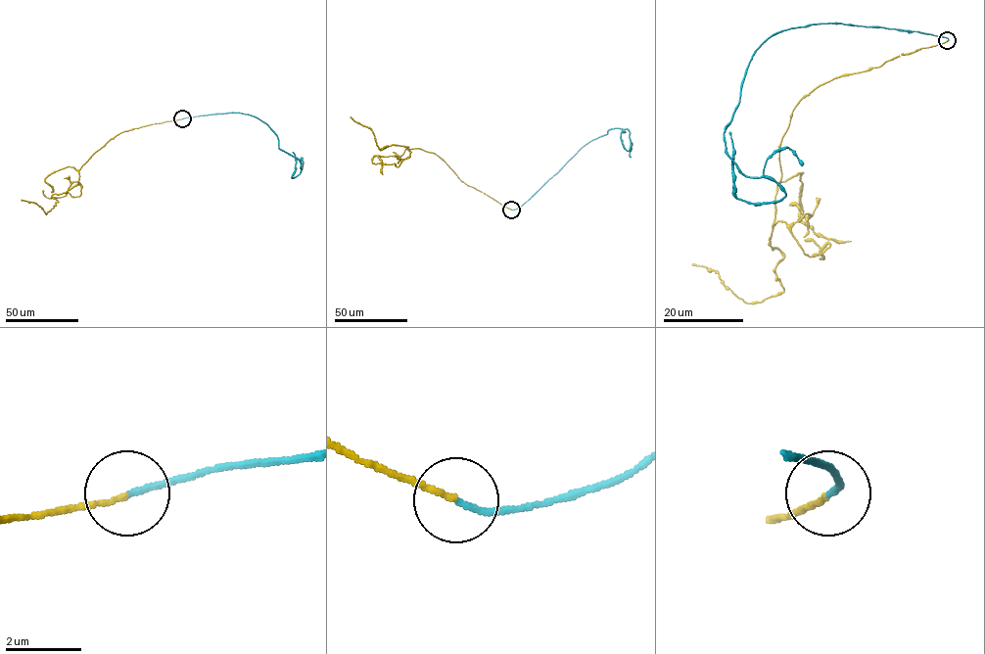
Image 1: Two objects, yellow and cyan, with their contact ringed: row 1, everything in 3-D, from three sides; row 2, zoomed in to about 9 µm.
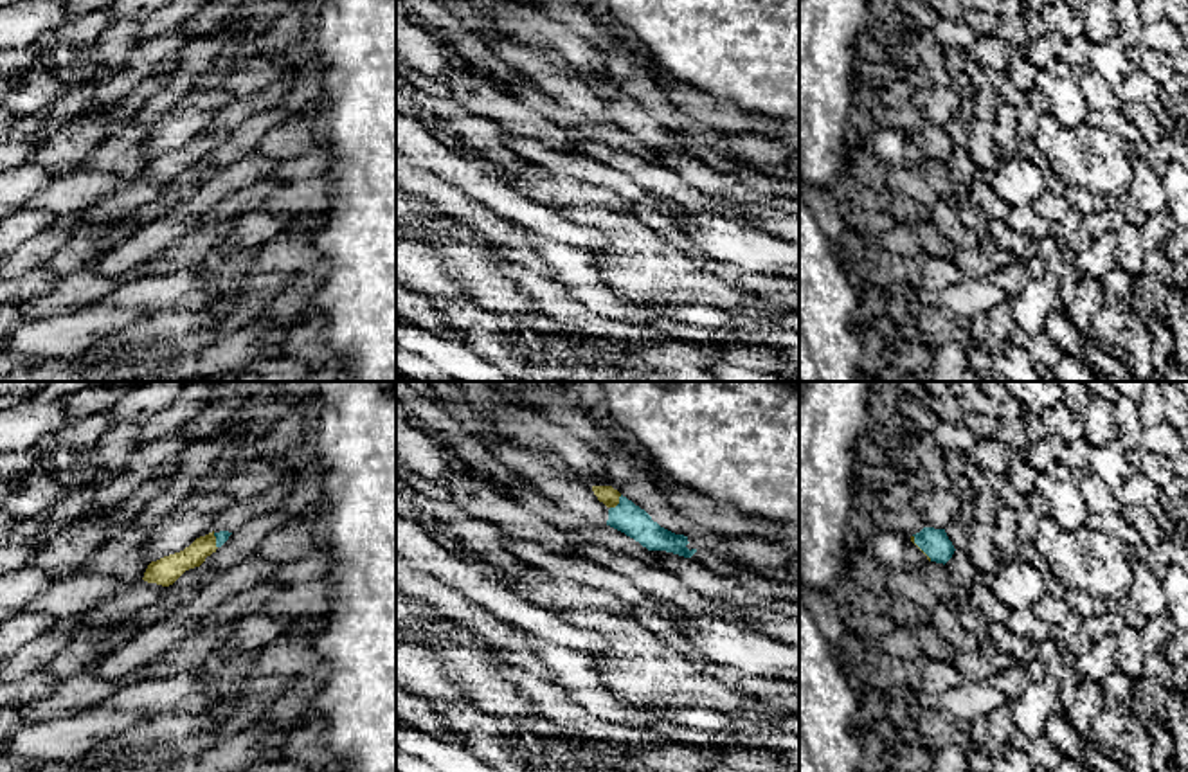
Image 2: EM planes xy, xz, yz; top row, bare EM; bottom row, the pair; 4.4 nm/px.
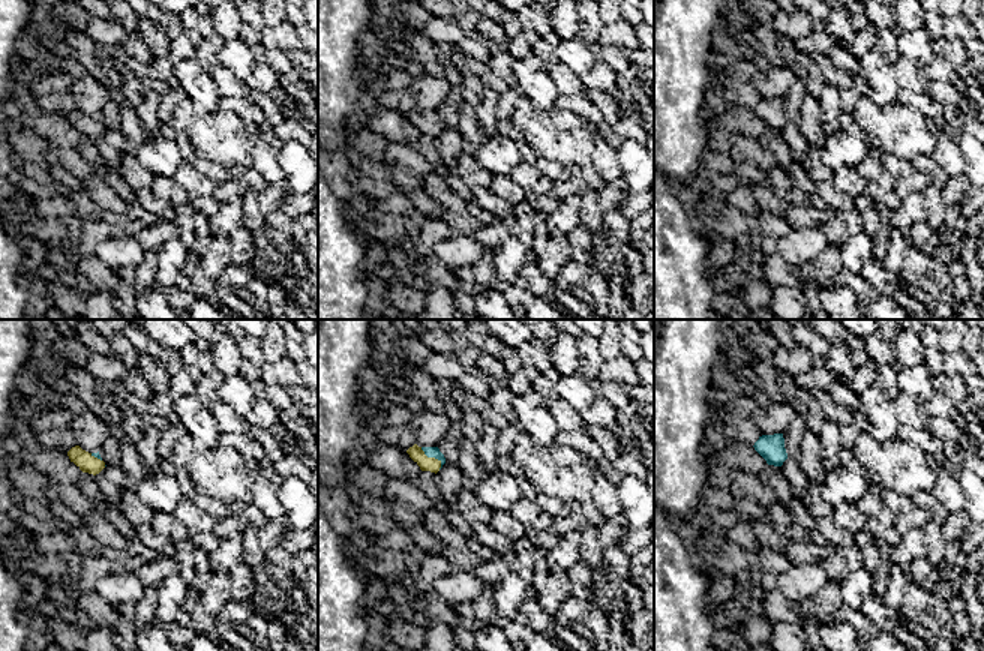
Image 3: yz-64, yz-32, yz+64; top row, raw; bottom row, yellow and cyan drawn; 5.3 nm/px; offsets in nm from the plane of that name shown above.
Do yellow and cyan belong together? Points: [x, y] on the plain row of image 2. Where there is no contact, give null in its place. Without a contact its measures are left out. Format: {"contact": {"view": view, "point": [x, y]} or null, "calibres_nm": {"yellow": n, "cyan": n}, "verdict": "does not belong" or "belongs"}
{"contact": {"view": "xz", "point": [618, 99]}, "calibres_nm": {"yellow": 80, "cyan": 140}, "verdict": "belongs"}

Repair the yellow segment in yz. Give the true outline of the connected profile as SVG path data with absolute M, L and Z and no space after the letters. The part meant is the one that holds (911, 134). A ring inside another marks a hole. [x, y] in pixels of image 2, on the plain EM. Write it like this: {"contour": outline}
{"contour": "M923 124L911 133L911 139L927 153L929 158L947 160L954 151L954 142L945 126Z"}

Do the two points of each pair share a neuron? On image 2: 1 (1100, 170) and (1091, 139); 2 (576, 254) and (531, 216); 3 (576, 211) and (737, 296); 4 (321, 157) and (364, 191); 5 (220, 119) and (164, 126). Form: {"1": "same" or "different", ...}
{"1": "same", "2": "different", "3": "same", "4": "different", "5": "different"}

